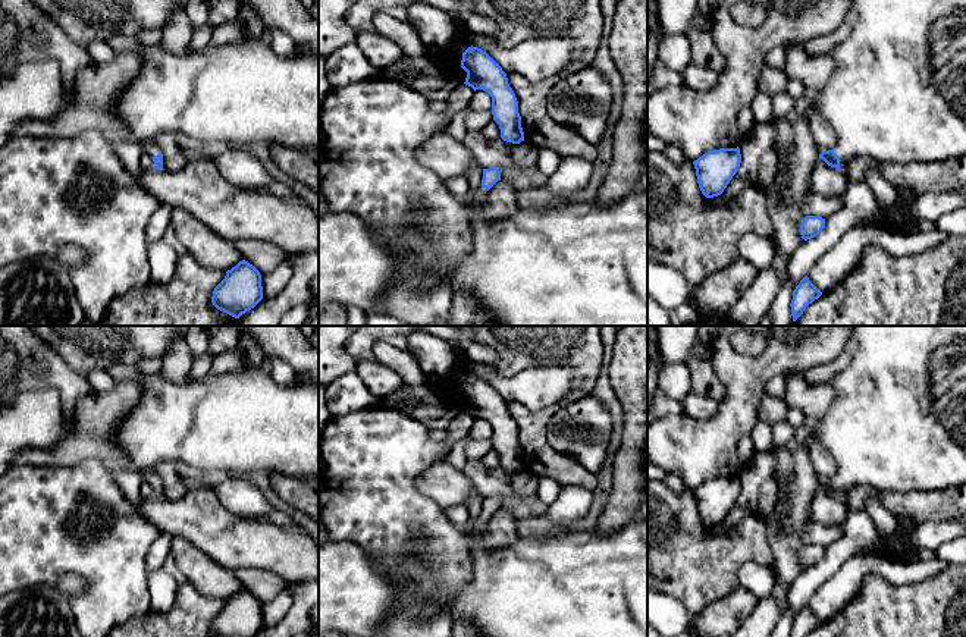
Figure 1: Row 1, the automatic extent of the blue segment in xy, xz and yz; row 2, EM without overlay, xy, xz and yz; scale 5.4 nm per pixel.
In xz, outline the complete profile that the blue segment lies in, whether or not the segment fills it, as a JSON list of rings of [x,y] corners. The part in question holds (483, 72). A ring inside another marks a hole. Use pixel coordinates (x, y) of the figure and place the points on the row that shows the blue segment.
[[[468,47],[462,53],[461,68],[467,72],[465,85],[483,90],[492,97],[493,120],[506,142],[524,141],[518,101],[502,68],[482,48]]]

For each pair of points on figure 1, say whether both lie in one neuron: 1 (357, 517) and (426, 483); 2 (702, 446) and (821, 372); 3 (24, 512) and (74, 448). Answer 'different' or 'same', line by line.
1: different
2: different
3: different

